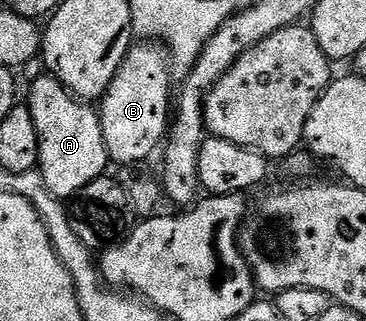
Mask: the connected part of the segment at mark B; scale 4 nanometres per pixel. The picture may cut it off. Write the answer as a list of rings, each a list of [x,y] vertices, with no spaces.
[[[156,44],[133,45],[98,106],[102,140],[109,159],[117,167],[147,163],[148,157],[156,149],[156,153],[161,149],[170,130],[170,95],[173,90],[174,78],[165,51]]]

